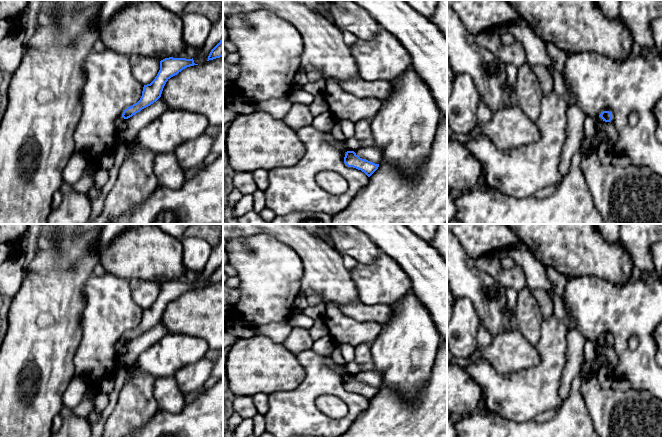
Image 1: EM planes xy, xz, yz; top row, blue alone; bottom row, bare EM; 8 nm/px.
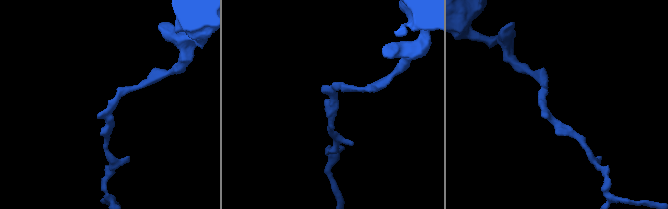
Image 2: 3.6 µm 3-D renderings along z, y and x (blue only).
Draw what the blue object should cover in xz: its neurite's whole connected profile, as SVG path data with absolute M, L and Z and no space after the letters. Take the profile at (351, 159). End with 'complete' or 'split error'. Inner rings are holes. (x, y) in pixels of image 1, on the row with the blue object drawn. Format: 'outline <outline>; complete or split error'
outline M354 151L346 152L344 163L348 167L353 167L361 170L368 177L370 177L379 167L379 164L375 164L373 162L360 158Z; complete

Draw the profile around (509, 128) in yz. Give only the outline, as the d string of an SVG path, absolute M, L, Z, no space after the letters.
M515 103L492 112L491 119L478 125L478 128L506 152L534 143L540 138L538 126Z

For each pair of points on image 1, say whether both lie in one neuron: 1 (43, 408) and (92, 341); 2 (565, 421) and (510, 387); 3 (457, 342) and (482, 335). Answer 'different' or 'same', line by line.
1: different
2: different
3: different

